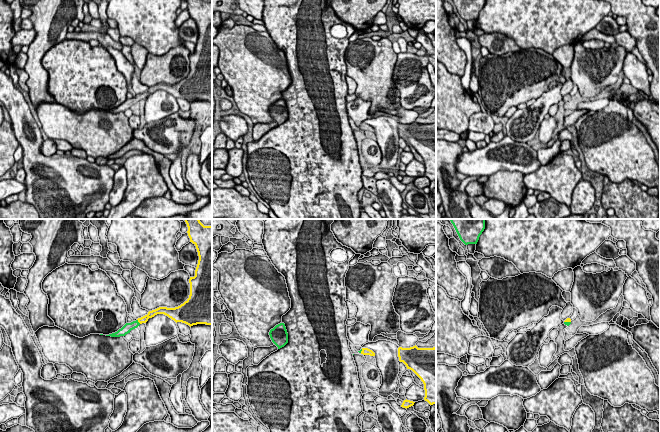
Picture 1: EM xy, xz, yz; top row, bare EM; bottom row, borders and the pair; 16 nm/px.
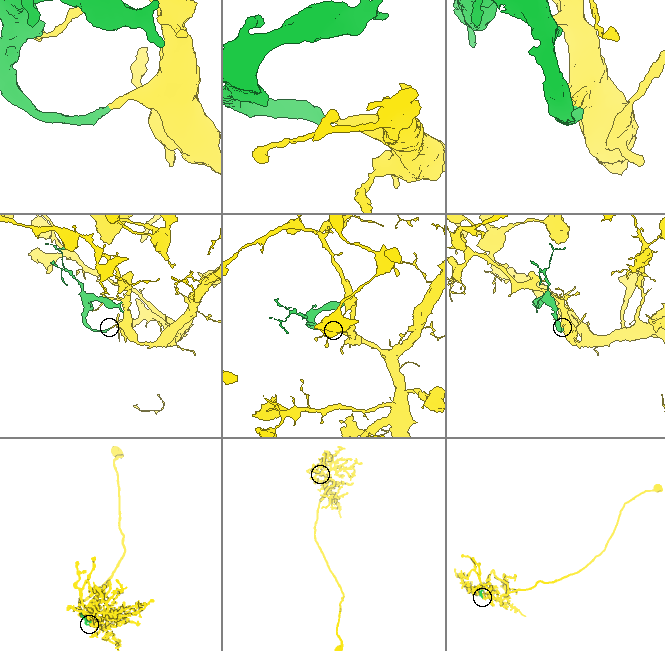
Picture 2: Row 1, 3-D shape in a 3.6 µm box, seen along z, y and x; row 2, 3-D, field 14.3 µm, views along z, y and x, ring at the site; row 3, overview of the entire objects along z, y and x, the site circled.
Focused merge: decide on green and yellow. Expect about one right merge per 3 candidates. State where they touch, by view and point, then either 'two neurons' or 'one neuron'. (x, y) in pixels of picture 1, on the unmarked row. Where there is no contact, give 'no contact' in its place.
xy (137, 97) | one neuron

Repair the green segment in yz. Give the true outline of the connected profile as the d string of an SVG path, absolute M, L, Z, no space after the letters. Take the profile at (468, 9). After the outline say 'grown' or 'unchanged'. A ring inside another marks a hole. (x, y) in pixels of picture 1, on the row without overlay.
M453 0L460 16L465 20L477 20L485 0Z; unchanged

